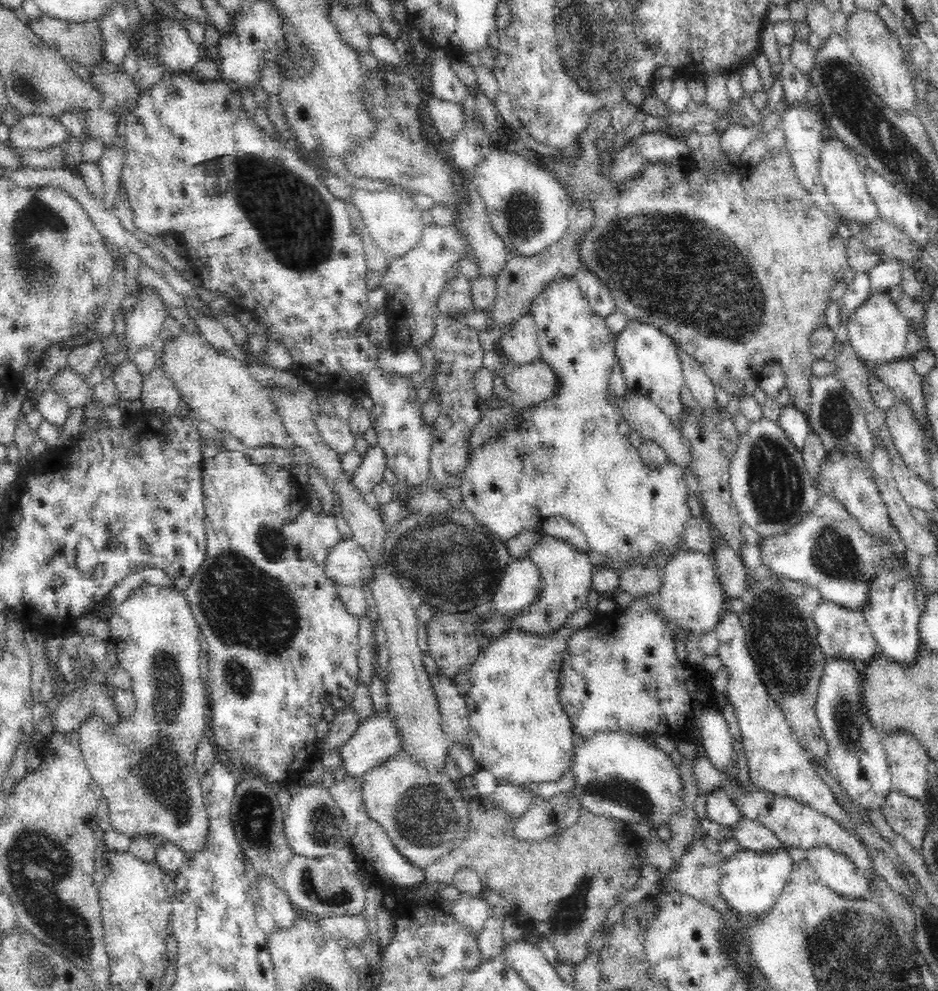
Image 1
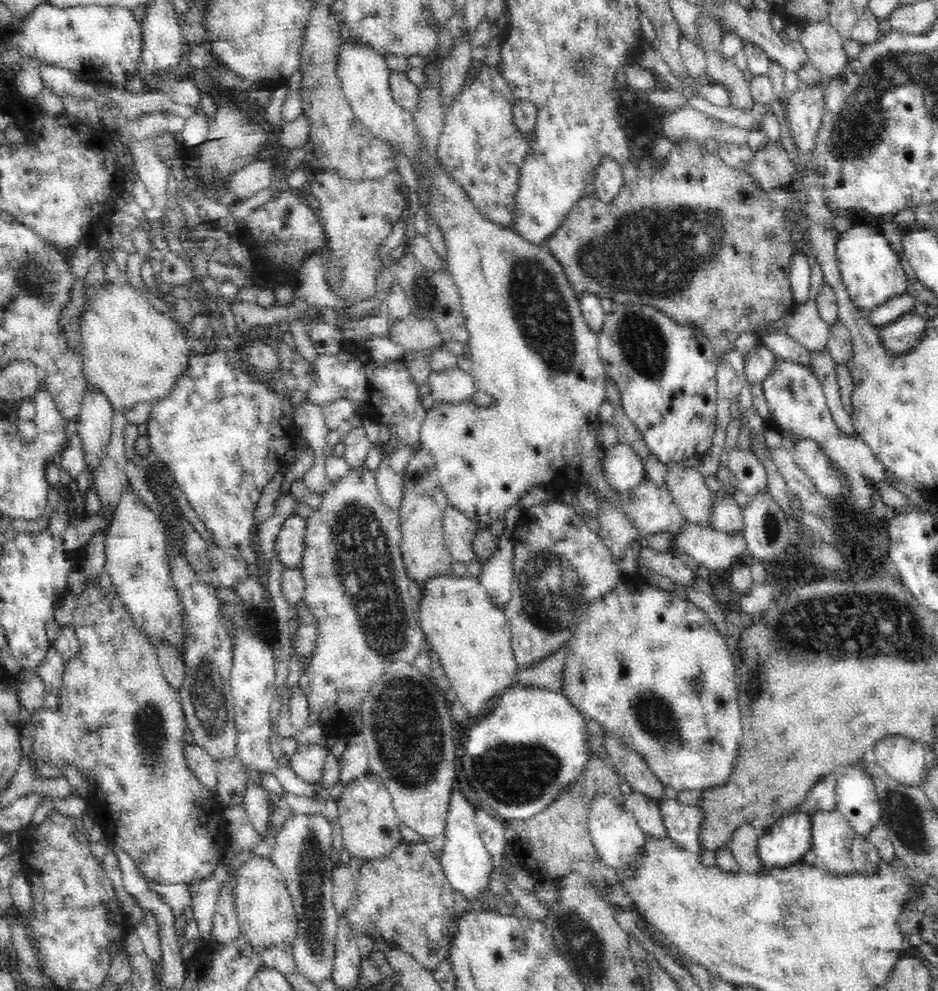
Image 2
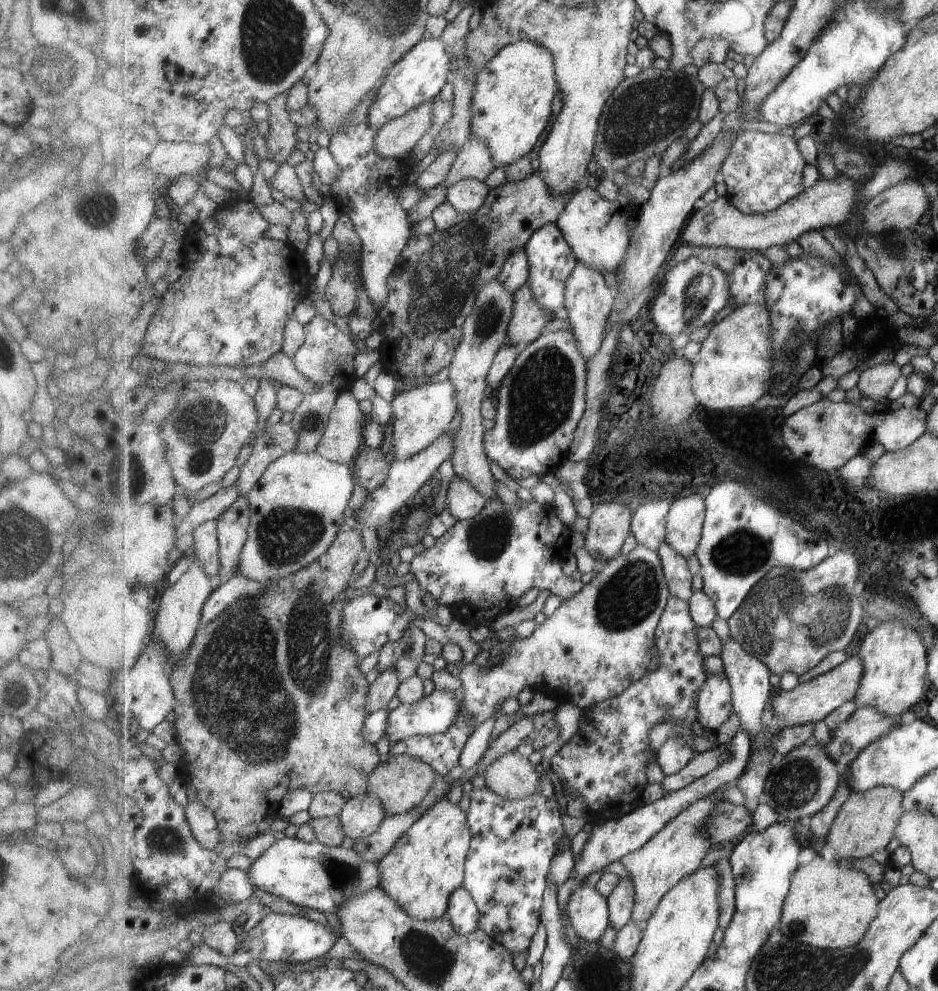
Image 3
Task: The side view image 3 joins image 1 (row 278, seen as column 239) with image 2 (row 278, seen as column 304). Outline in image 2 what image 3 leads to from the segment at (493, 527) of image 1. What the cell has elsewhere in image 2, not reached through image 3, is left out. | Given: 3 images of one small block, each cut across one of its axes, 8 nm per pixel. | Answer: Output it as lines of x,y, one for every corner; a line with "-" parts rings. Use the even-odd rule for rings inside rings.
345,40
344,44
340,46
340,52
341,60
339,61
338,79
342,83
342,90
353,108
356,118
370,131
374,138
389,144
391,150
396,152
396,154
404,154
404,158
408,158
408,162
412,165
412,172
414,172
414,176
416,176
417,182
419,182
419,186
423,190
425,203
428,205
428,214
425,217
428,217
438,229
438,232
443,234
447,250
445,258
446,272
452,275
456,286
459,288
459,293
462,297
462,311
464,311
466,327
468,327
468,332
470,333
464,355
471,360
470,374
474,379
477,390
492,396
492,404
488,408
480,407
473,401
467,403
434,403
434,406
428,410
426,419
422,424
420,432
421,448
430,451
433,455
436,467
438,468
442,490
447,497
448,506
453,506
455,509
462,511
472,520
478,519
478,521
488,525
495,520
504,518
508,507
522,503
521,496
528,492
529,489
545,487
548,484
552,484
552,482
556,482
558,486
566,486
566,488
570,488
573,492
578,491
579,488
590,488
599,504
609,504
609,506
617,508
629,520
634,533
640,537
640,544
650,537
658,537
659,535
668,535
670,537
669,544
672,544
672,541
676,541
685,532
686,526
692,524
682,514
680,505
674,502
672,491
668,487
660,486
660,484
652,482
650,478
648,480
645,478
642,483
634,485
634,488
629,488
622,492
620,489
616,489
614,485
608,483
609,480
607,480
605,474
605,449
602,448
600,443
600,428
602,428
601,409
605,403
610,403
610,400
608,400
608,388
606,388
608,386
608,378
606,378
605,364
602,363
600,354
598,354
599,332
591,329
590,325
584,320
578,293
570,285
570,281
568,281
568,277
566,277
560,262
556,260
556,257
552,255
547,247
532,243
532,241
520,235
518,231
514,231
512,228
504,228
486,219
486,217
478,212
477,206
474,205
474,201
470,199
468,193
464,191
464,187
454,177
448,175
448,169
442,165
442,161
440,161
437,153
434,152
432,155
430,151
424,149
424,137
418,131
414,112
407,111
394,100
392,91
390,91
389,78
391,70
388,70
384,57
378,55
378,52
374,52
365,44
348,44

